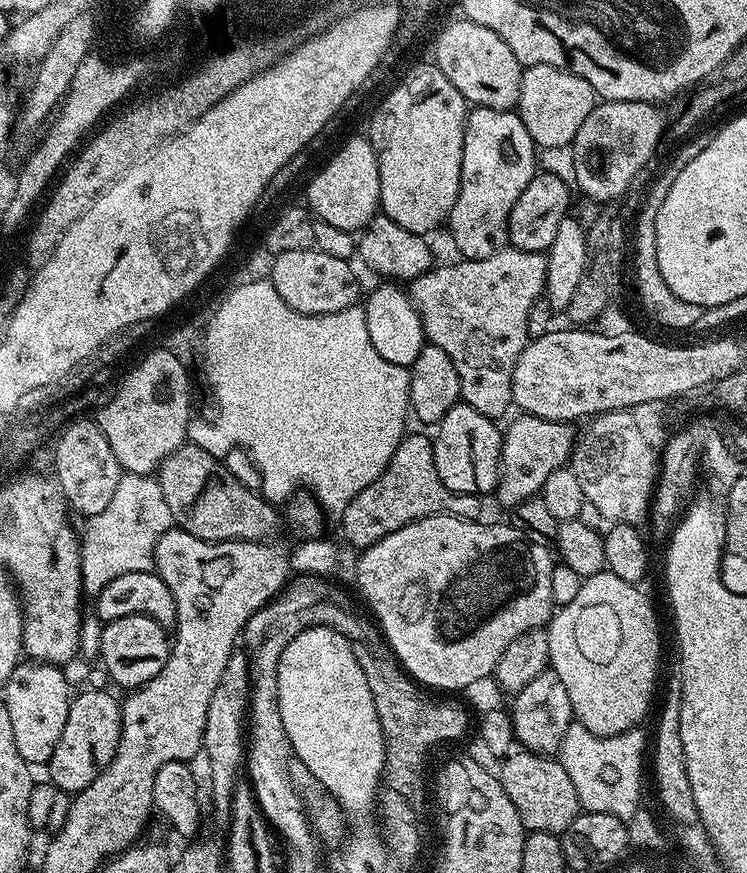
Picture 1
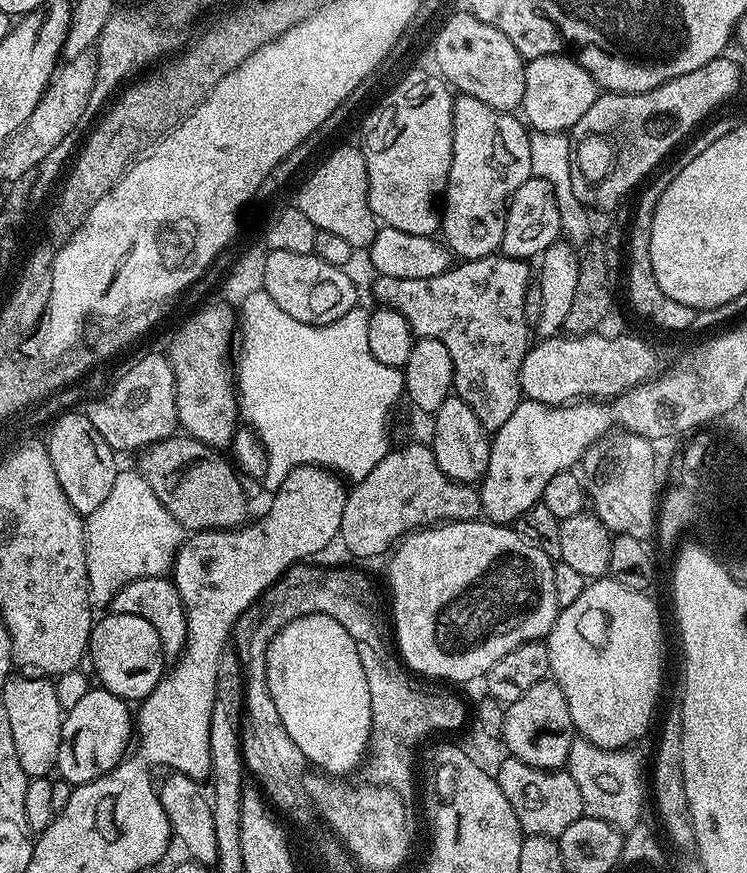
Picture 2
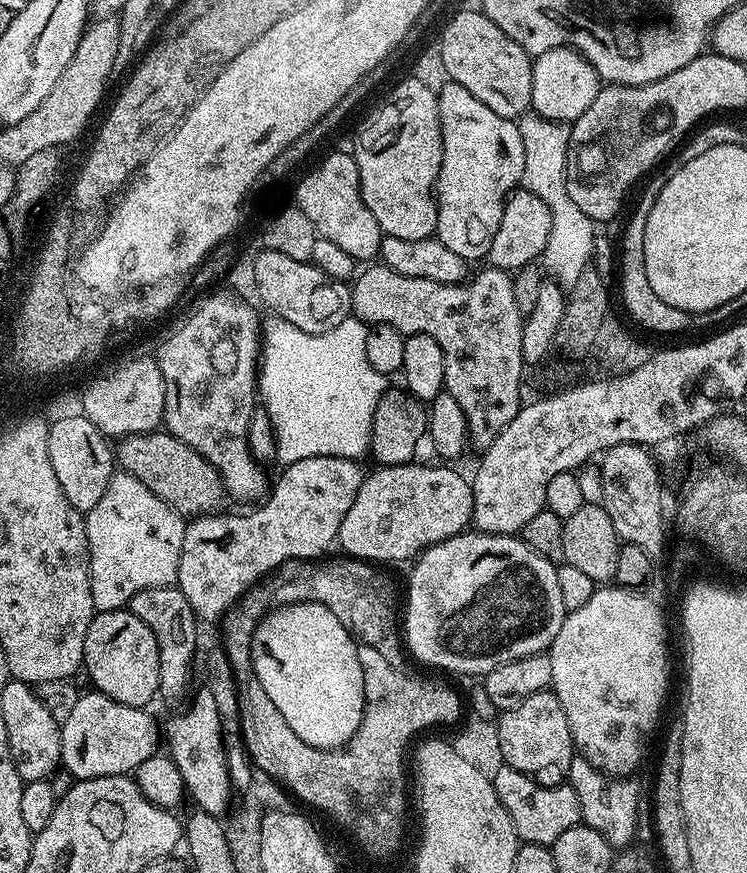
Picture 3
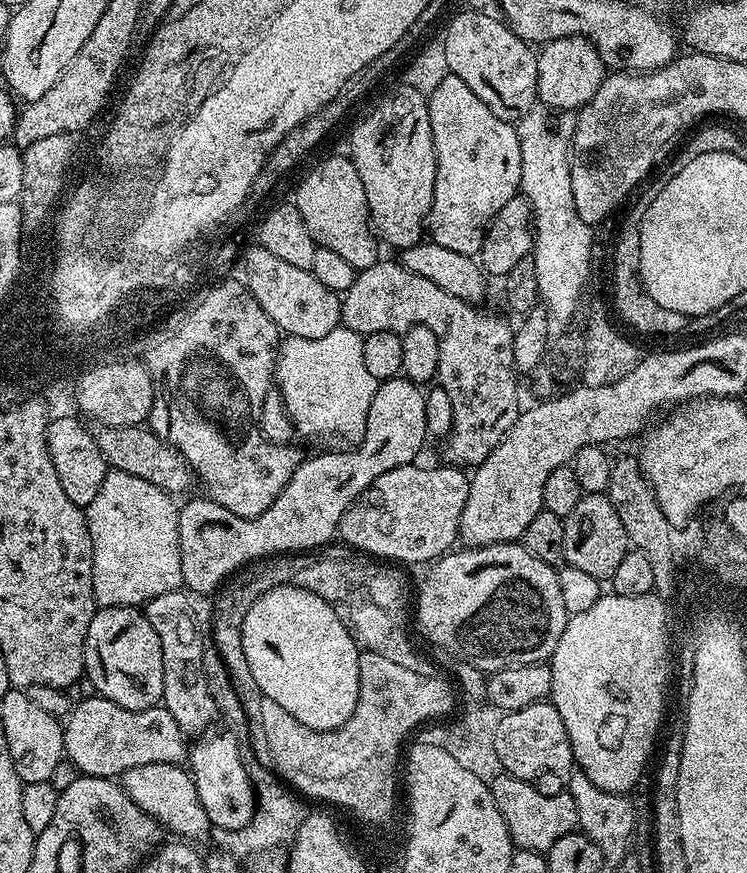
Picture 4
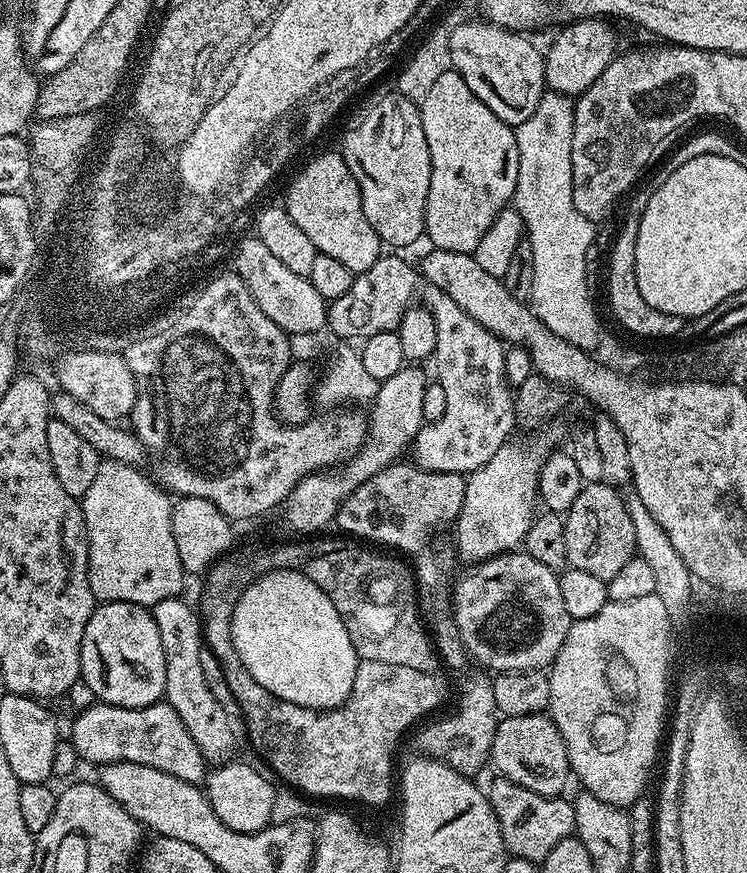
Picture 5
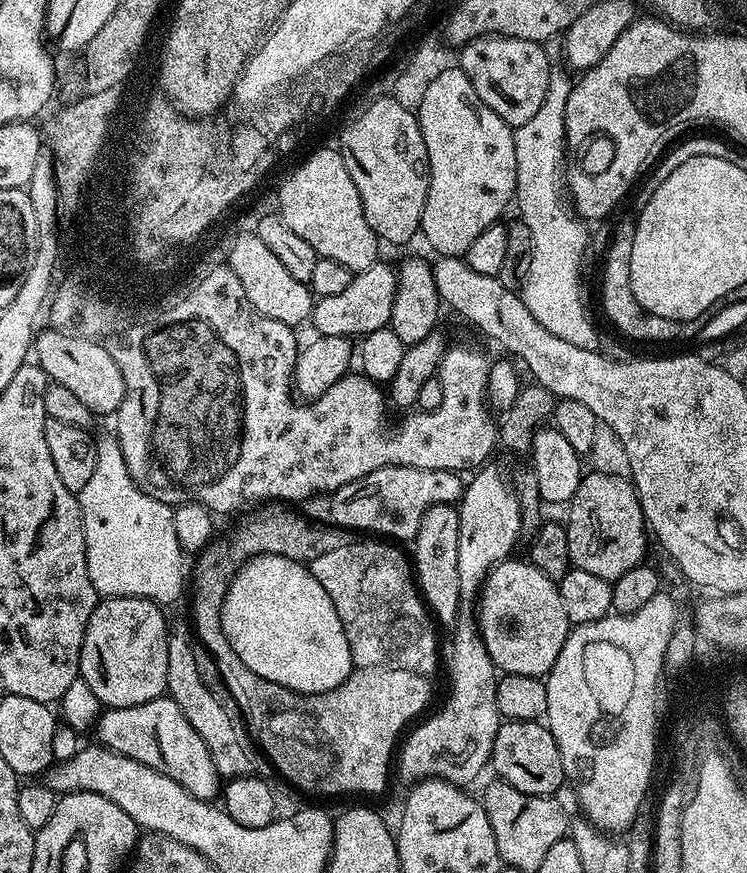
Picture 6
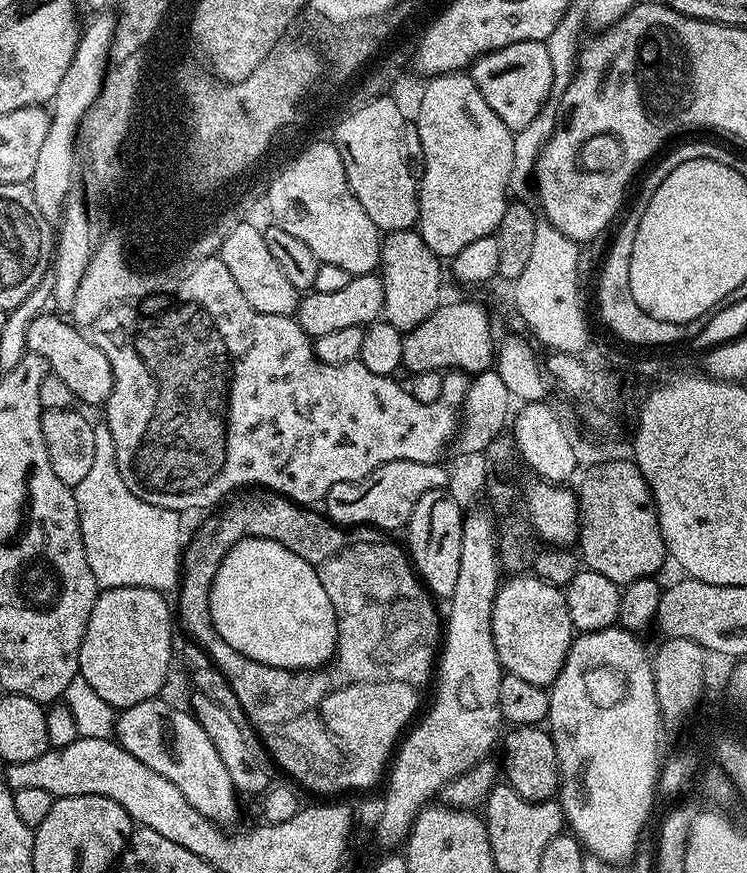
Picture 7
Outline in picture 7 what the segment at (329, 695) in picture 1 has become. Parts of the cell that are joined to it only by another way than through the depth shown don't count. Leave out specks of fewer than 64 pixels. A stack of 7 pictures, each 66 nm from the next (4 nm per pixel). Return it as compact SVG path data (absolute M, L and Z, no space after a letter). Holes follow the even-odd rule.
M246 536L229 550L209 594L209 614L222 642L256 663L319 669L336 655L336 615L313 561L261 536Z

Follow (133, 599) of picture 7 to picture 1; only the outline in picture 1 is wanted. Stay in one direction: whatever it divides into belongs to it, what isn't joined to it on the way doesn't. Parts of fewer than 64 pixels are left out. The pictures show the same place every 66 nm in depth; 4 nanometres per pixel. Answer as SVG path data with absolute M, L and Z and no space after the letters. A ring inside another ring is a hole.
M127 616L104 624L98 660L99 663L104 663L104 668L114 683L121 684L124 690L135 690L150 682L150 678L154 678L154 674L166 666L169 647L169 633L158 622L154 622L154 618Z

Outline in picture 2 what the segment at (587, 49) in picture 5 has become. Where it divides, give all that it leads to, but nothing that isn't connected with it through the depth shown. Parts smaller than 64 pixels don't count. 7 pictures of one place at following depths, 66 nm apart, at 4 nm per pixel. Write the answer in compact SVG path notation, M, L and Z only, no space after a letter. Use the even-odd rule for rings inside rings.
M568 54L539 56L527 61L524 66L526 90L522 116L529 129L537 132L567 133L594 106L598 86L582 65ZM528 119L528 120L527 120Z

